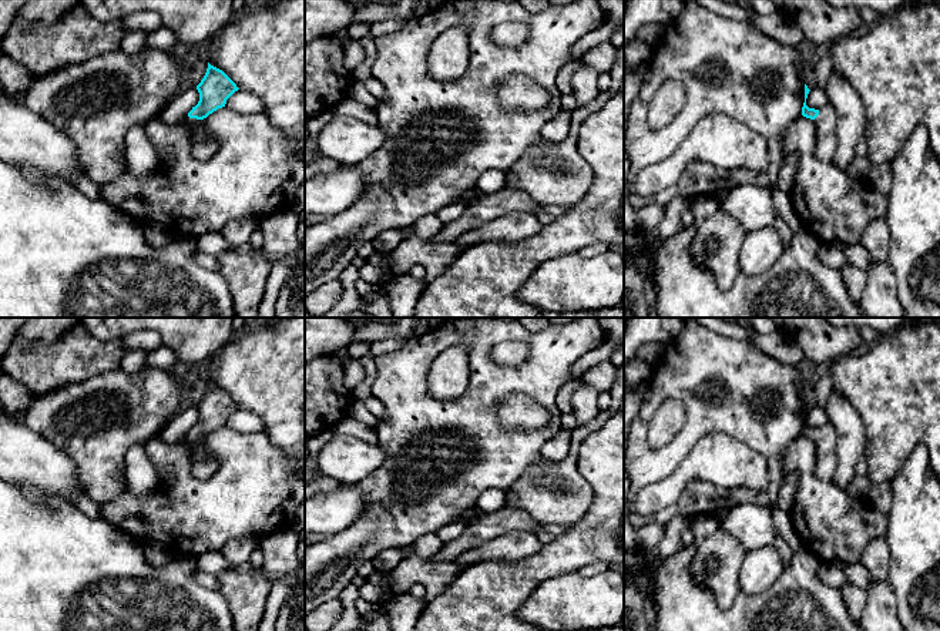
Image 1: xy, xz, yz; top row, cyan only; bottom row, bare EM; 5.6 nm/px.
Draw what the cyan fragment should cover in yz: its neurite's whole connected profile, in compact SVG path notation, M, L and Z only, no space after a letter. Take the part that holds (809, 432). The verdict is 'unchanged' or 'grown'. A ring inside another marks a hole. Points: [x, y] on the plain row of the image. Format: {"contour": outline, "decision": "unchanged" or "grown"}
{"contour": "M805 403L805 422L802 426L802 434L810 437L816 444L816 474L822 480L832 480L835 476L835 461L836 461L836 443L837 434L833 424L823 426L820 429L809 427L806 424L806 417L809 407Z", "decision": "grown"}

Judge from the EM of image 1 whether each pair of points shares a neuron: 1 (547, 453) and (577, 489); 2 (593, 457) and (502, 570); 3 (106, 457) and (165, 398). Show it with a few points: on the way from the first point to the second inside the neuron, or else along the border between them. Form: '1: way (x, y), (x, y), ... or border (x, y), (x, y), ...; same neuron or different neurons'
1: border (571, 432), (568, 453), (559, 460), (543, 460); different neurons
2: way (604, 496), (604, 512), (560, 556), (540, 567); same neuron
3: way (118, 442), (150, 410); same neuron

